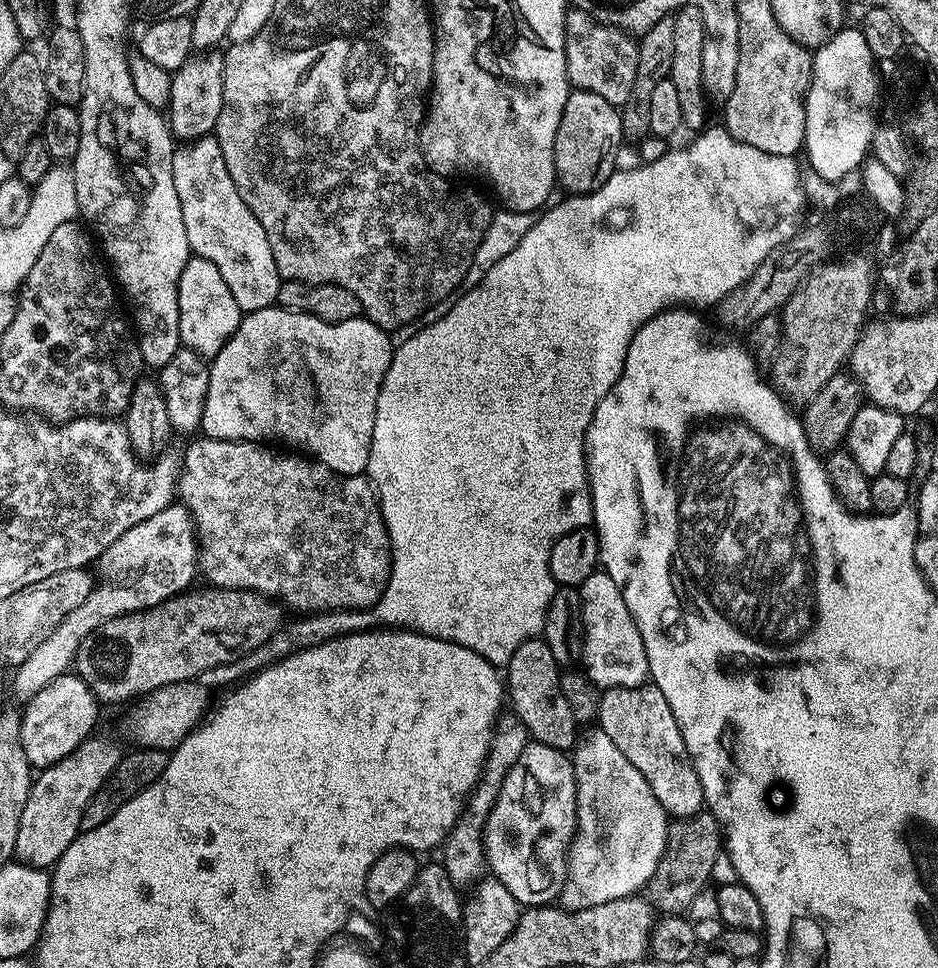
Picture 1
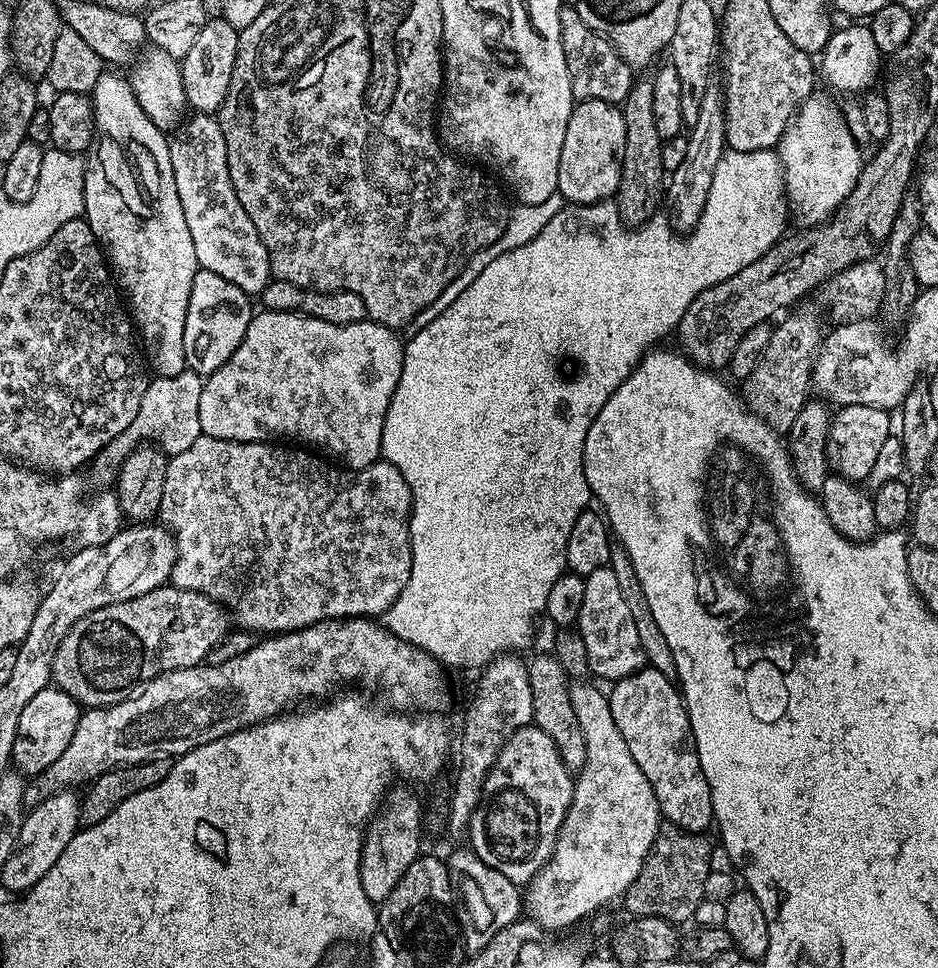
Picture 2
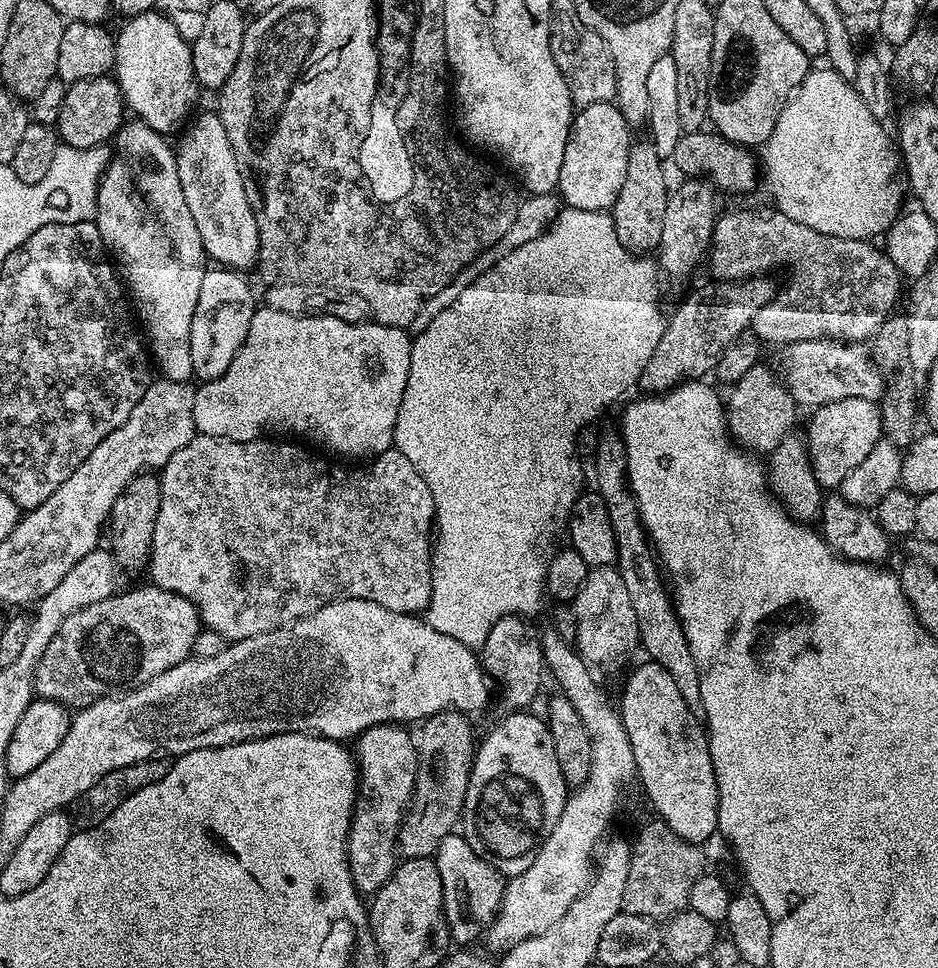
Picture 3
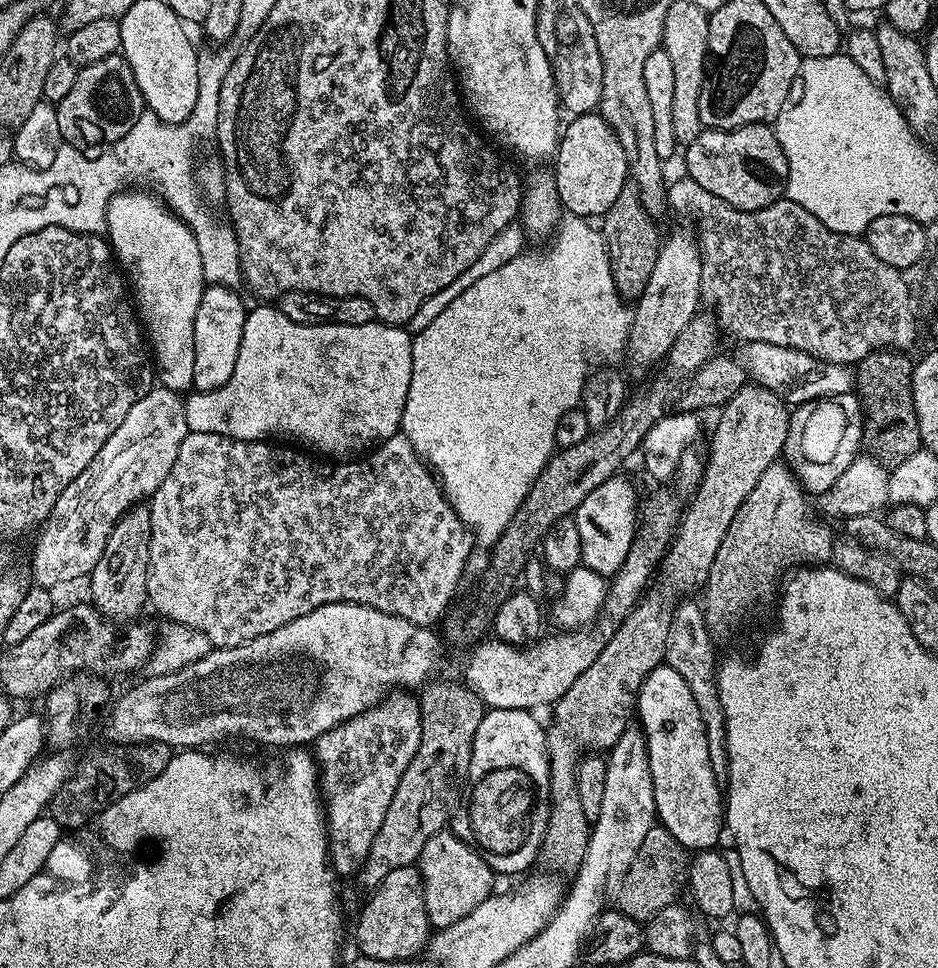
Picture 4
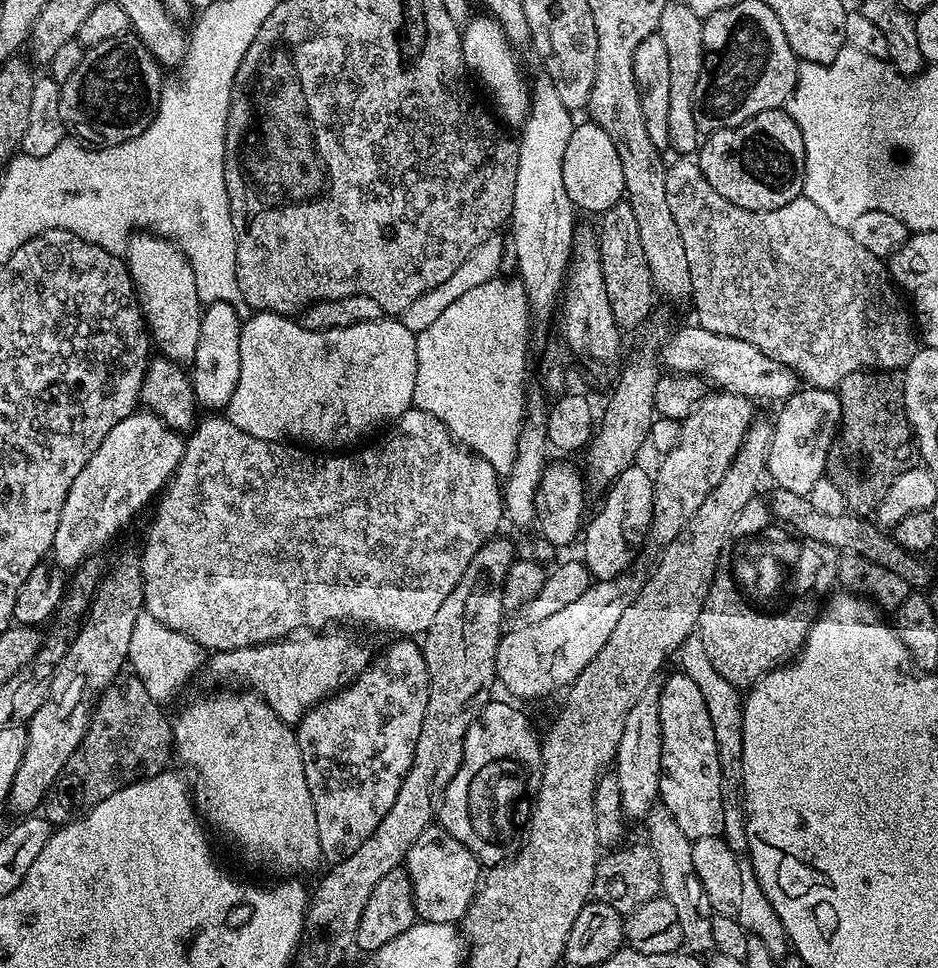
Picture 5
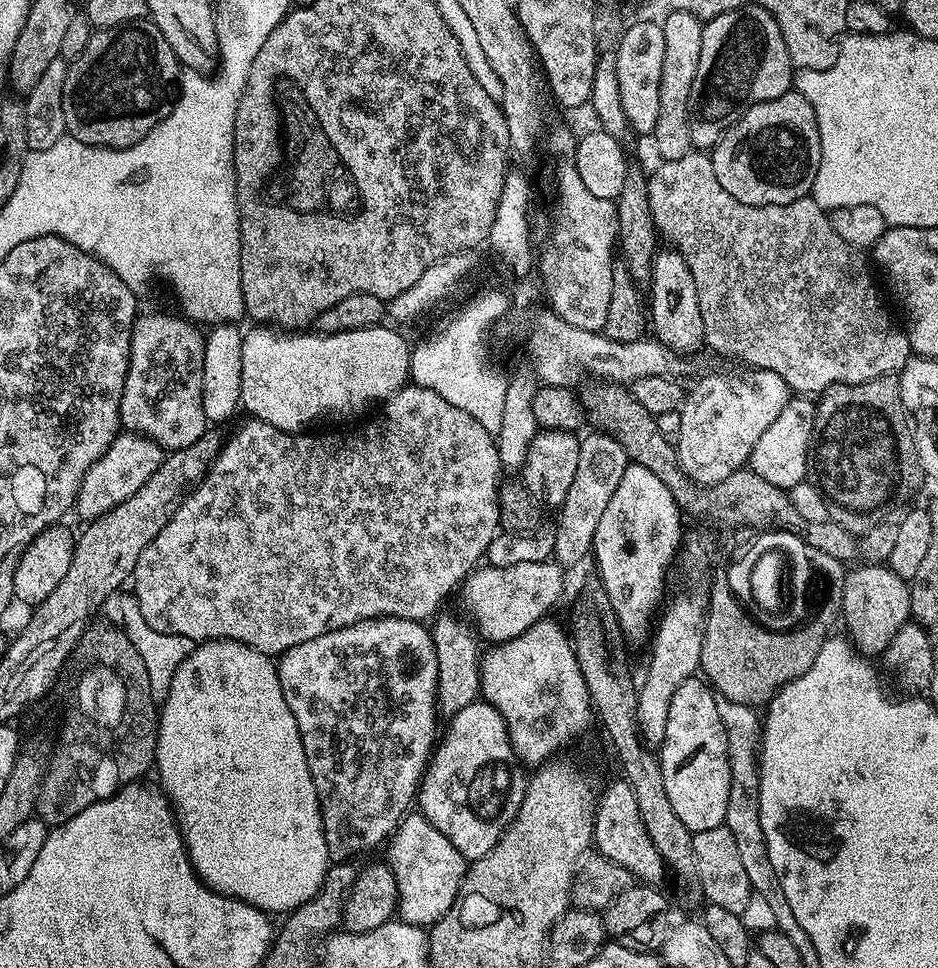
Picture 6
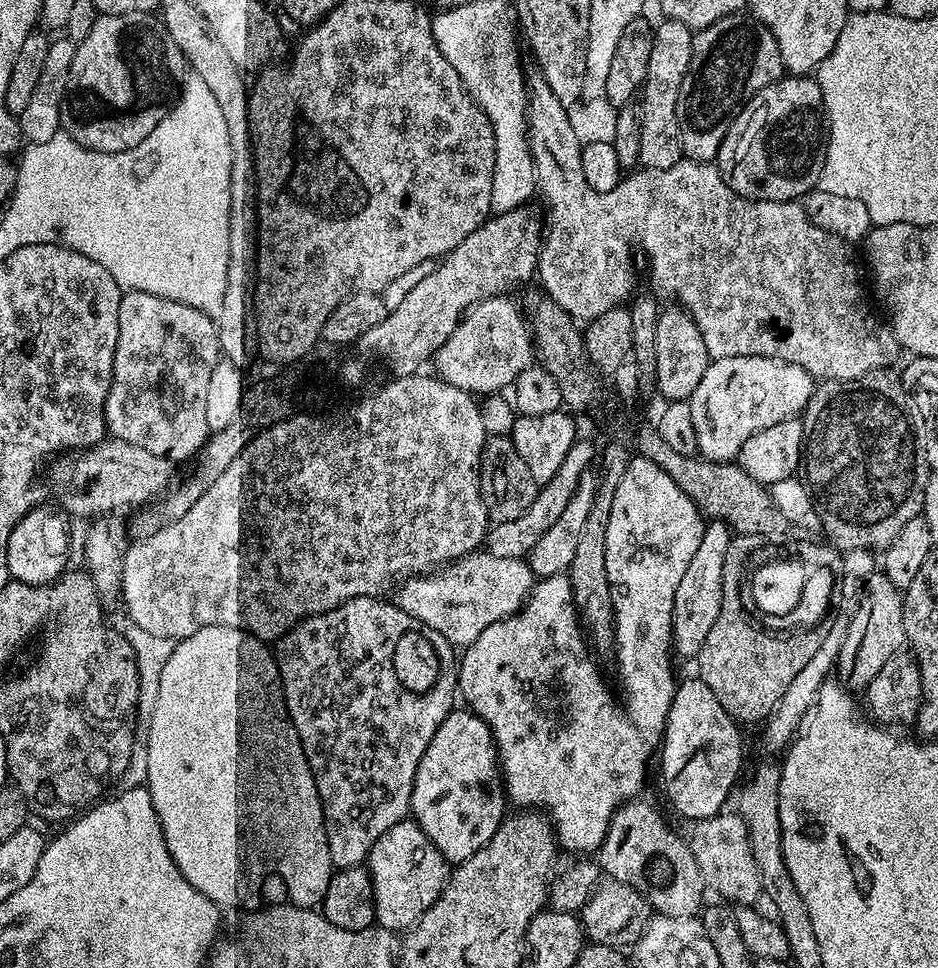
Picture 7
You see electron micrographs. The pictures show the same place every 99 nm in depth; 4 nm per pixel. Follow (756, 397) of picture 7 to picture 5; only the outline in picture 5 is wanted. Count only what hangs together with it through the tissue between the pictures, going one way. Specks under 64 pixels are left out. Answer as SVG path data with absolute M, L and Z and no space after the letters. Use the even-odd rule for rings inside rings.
M716 390L707 393L702 402L682 420L679 437L675 446L661 457L658 472L652 481L652 525L648 527L646 536L662 549L690 522L694 510L706 502L710 490L718 486L729 469L730 462L737 456L740 444L744 441L749 426L756 413L753 401L745 396L736 396L732 392Z

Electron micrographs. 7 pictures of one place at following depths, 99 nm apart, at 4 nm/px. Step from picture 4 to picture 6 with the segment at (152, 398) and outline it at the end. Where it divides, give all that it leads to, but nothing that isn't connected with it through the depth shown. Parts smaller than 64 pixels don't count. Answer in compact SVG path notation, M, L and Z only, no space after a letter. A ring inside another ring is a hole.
M134 432L117 435L114 443L93 462L90 470L86 470L76 496L75 512L86 522L109 512L149 480L150 474L154 474L165 455L165 449L159 448L154 441L147 440L144 436L138 436Z

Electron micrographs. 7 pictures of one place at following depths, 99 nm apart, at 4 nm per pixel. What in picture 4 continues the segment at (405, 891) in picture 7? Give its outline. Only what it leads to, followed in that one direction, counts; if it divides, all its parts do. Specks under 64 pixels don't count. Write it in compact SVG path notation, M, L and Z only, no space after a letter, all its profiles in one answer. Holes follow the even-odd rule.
M451 830L434 834L434 838L422 846L418 867L424 879L426 914L433 929L454 926L454 922L466 918L487 896L493 895L492 867Z

